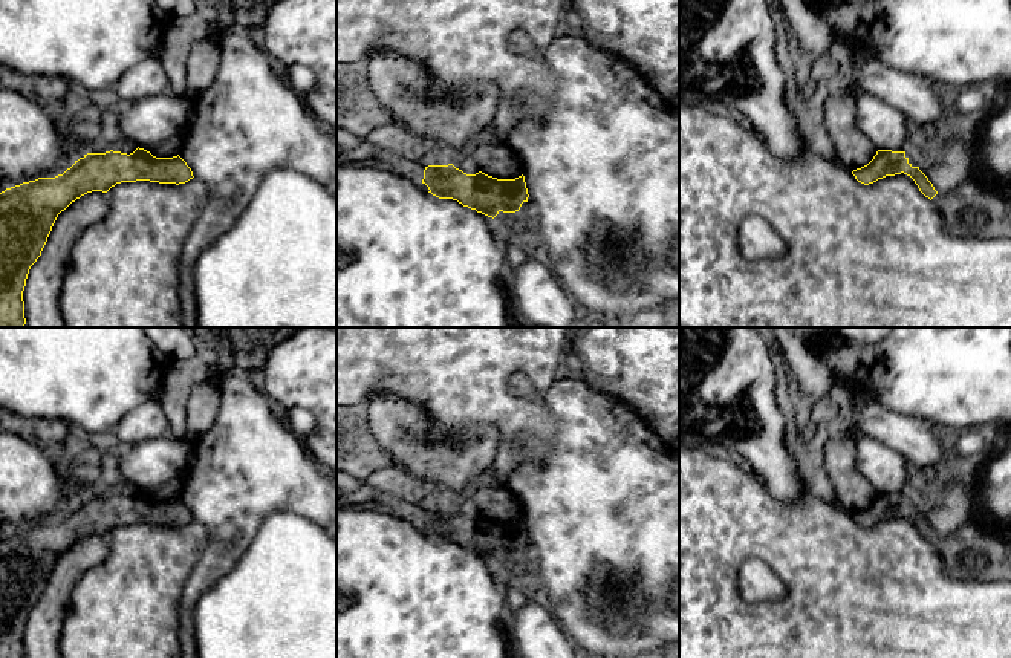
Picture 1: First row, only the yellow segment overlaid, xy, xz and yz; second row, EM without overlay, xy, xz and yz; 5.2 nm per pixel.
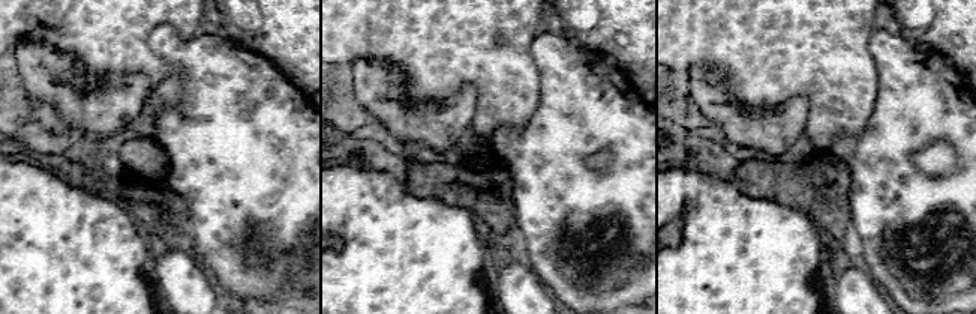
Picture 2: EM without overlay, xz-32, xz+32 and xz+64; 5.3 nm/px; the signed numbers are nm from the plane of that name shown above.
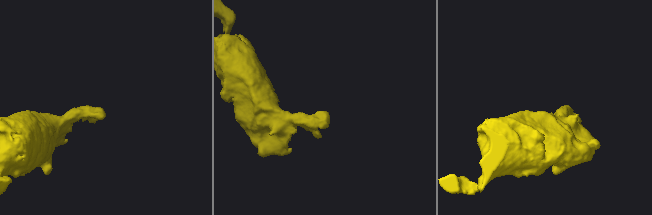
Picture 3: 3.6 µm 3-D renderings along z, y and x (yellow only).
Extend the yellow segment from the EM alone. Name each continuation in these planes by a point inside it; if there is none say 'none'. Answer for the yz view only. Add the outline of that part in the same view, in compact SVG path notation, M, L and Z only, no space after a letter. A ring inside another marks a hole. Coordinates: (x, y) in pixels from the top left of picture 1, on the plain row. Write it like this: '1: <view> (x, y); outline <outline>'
1: yz (978, 551); outline M988 523L965 525L945 539L936 537L931 545L951 578L1011 580L1011 540Z

